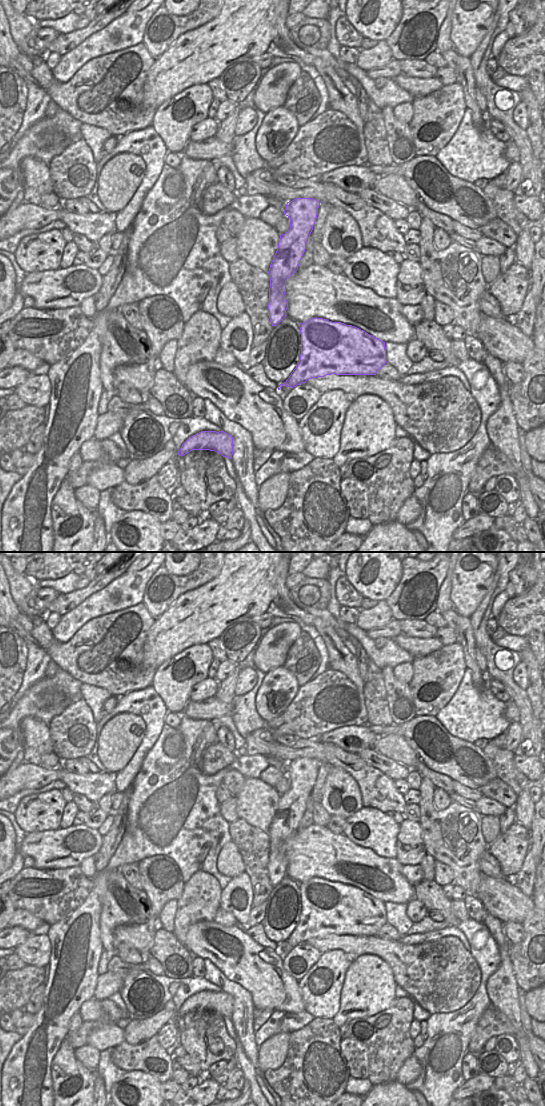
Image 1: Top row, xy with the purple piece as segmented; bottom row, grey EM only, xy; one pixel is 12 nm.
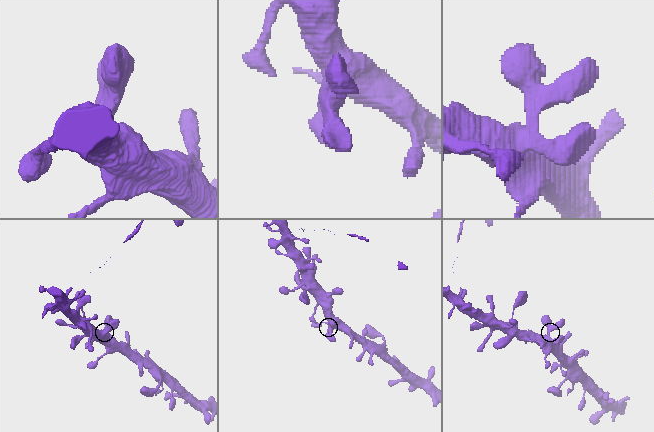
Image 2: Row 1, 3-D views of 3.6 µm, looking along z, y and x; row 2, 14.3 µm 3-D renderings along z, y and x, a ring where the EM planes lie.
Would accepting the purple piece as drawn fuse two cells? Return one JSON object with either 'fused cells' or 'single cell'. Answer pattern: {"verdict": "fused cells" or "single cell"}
{"verdict": "single cell"}

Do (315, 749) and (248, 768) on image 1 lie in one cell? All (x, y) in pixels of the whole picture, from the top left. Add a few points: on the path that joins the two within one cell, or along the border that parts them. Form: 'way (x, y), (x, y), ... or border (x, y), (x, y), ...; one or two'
border (247, 754), (263, 754), (266, 756); two

